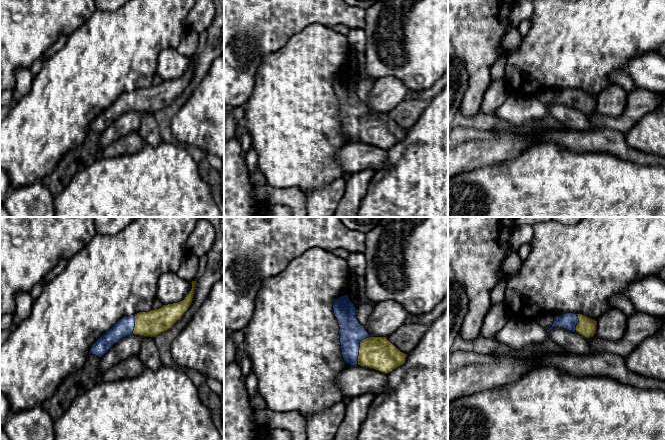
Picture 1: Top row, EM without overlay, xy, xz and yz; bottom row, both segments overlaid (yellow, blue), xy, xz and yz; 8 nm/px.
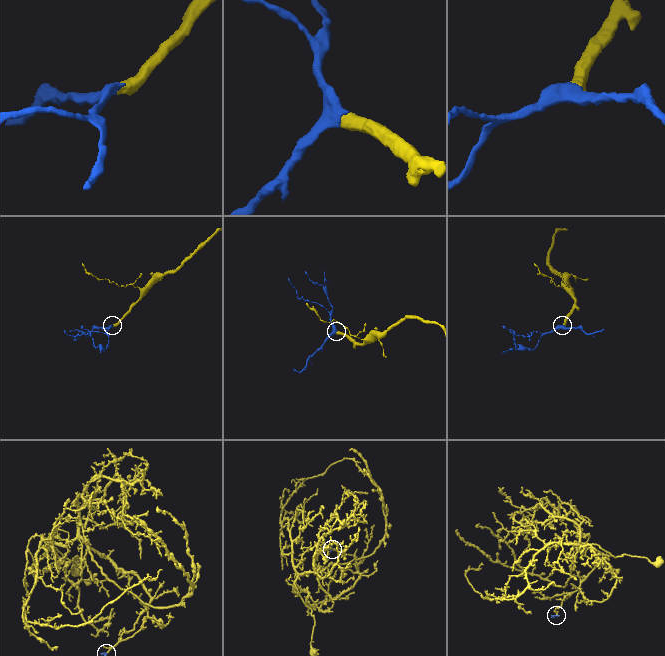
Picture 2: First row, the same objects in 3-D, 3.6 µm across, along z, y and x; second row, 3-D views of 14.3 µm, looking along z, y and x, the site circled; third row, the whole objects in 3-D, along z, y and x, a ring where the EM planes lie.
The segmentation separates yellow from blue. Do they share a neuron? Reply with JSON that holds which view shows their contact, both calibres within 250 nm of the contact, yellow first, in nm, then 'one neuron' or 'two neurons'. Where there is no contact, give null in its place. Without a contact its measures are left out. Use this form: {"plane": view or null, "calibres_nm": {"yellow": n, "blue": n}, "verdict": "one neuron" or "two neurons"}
{"plane": "xz", "calibres_nm": {"yellow": 260, "blue": 200}, "verdict": "one neuron"}

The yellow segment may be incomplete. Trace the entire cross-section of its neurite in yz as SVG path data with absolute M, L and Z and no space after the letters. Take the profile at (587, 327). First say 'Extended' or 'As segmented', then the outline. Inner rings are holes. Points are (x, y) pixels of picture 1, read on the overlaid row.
Extended. M566 313L555 316L553 325L546 330L547 333L555 327L577 332L585 338L590 339L596 334L597 321L583 314Z

